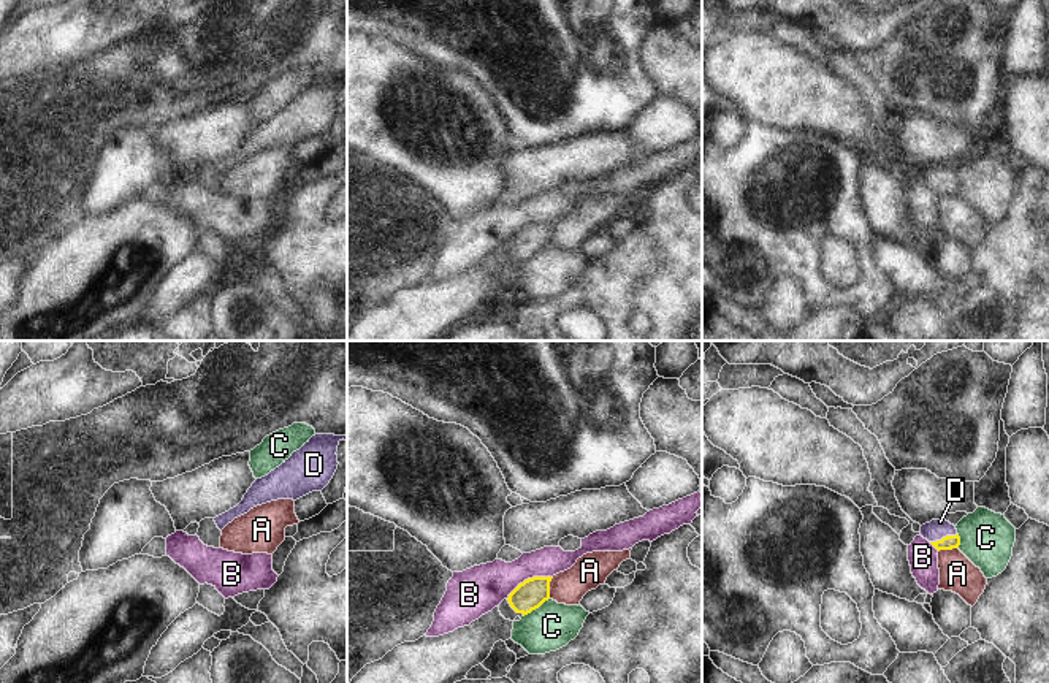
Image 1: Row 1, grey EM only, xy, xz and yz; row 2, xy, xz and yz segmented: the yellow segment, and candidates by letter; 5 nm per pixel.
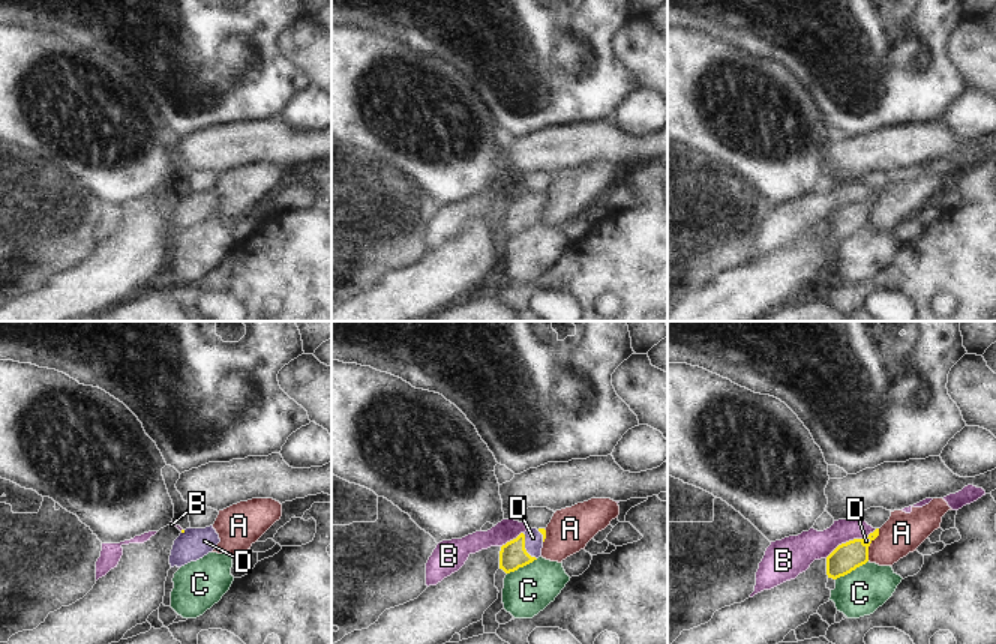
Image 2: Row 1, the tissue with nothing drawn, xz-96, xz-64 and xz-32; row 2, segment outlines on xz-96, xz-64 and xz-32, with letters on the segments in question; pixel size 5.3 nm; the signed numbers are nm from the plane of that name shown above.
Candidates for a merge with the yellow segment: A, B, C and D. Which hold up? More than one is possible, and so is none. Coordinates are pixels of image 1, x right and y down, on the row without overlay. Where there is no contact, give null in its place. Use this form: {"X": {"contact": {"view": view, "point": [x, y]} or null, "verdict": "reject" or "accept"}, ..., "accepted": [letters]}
{"A": {"contact": {"view": "xz", "point": [549, 233]}, "verdict": "reject"}, "B": {"contact": {"view": "xz", "point": [528, 224]}, "verdict": "reject"}, "C": {"contact": {"view": "xz", "point": [536, 252]}, "verdict": "reject"}, "D": {"contact": {"view": "yz", "point": [943, 183]}, "verdict": "accept"}, "accepted": ["D"]}

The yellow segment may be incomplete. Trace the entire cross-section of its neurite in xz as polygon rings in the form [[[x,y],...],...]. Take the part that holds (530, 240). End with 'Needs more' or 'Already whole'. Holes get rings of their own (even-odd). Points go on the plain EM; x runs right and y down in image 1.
[[[532,222],[520,228],[507,244],[499,249],[505,265],[513,266],[539,254],[550,244],[550,227],[553,222]]]. Needs more.

